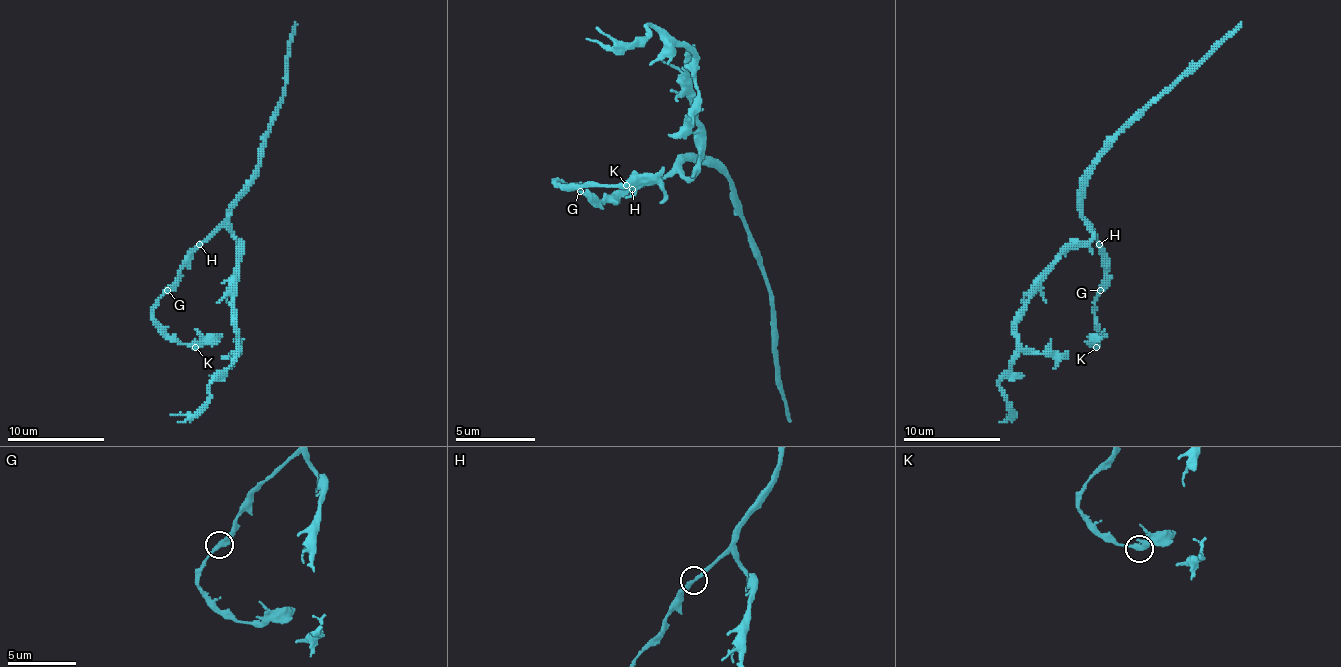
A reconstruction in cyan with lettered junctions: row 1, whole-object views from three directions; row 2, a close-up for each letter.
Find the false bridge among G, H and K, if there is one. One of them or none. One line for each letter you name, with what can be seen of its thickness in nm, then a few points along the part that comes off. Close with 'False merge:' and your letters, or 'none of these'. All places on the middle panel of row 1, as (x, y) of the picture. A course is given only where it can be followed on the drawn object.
False merge: none of these

